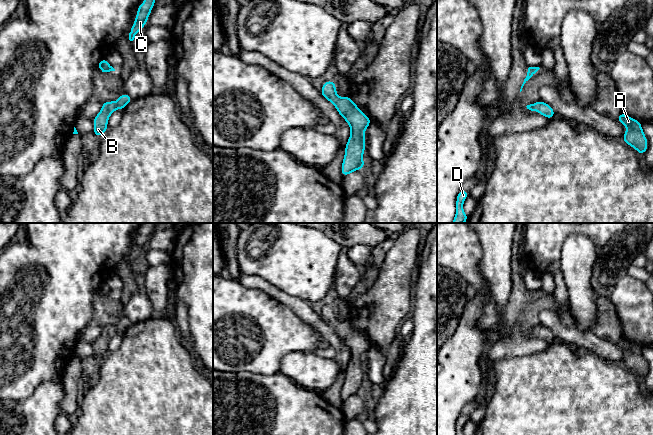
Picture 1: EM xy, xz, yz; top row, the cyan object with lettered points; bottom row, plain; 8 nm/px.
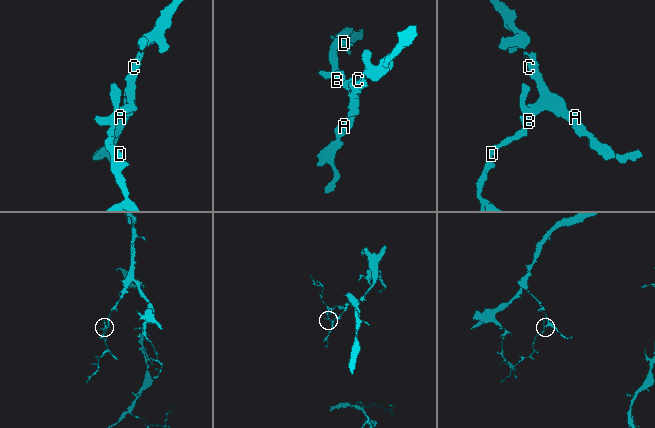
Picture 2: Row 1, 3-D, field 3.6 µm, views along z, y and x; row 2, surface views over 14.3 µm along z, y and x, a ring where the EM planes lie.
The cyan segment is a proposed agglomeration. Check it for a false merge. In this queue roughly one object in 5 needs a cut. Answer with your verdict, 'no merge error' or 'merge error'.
no merge error

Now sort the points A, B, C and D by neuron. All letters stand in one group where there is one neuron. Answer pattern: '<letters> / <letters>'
A B C D

